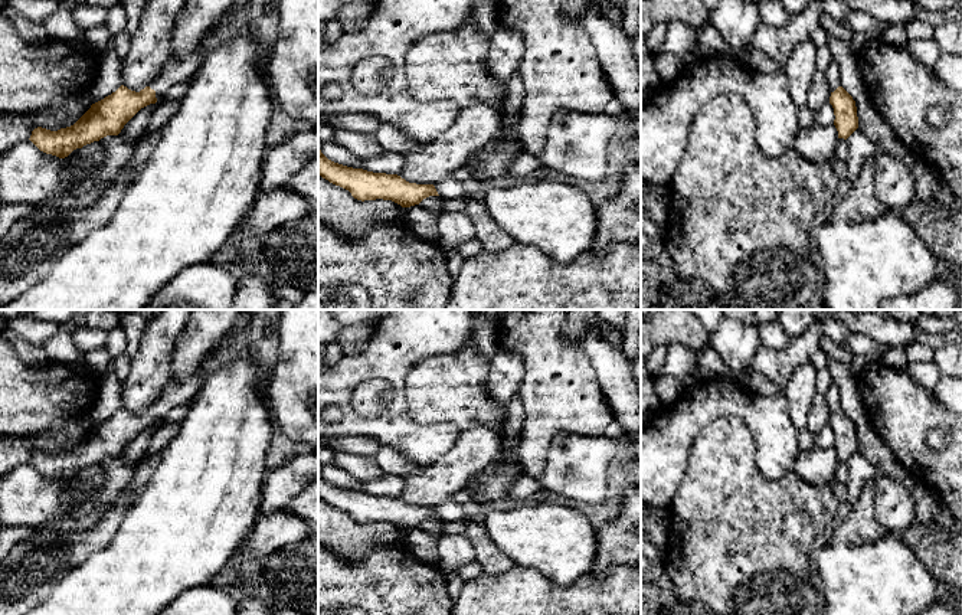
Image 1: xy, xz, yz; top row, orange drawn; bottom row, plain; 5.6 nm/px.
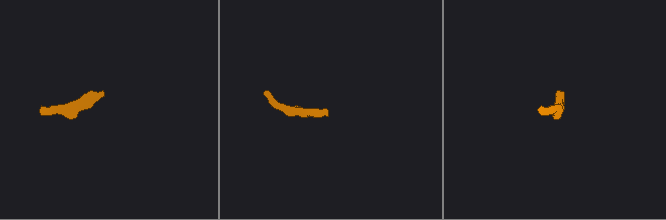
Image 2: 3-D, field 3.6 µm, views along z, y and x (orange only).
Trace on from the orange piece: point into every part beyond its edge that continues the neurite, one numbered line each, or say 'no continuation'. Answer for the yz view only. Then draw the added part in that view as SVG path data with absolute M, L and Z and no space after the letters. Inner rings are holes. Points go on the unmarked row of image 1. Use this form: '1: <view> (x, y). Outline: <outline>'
no continuation

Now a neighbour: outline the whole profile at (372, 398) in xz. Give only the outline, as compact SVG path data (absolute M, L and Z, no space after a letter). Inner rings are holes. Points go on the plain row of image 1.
M380 379L360 383L351 398L351 405L364 418L376 418L389 409L393 399L392 386Z

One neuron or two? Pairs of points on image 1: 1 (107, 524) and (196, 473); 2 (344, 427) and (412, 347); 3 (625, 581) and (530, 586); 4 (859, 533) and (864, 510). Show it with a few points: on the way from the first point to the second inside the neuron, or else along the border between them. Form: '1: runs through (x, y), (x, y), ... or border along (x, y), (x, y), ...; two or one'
1: border along (140, 484), (134, 501), (108, 545); two
2: runs through (346, 401), (346, 386), (367, 365), (386, 357); one
3: runs through (602, 598), (553, 598); one
4: runs through (859, 527), (861, 516); one

